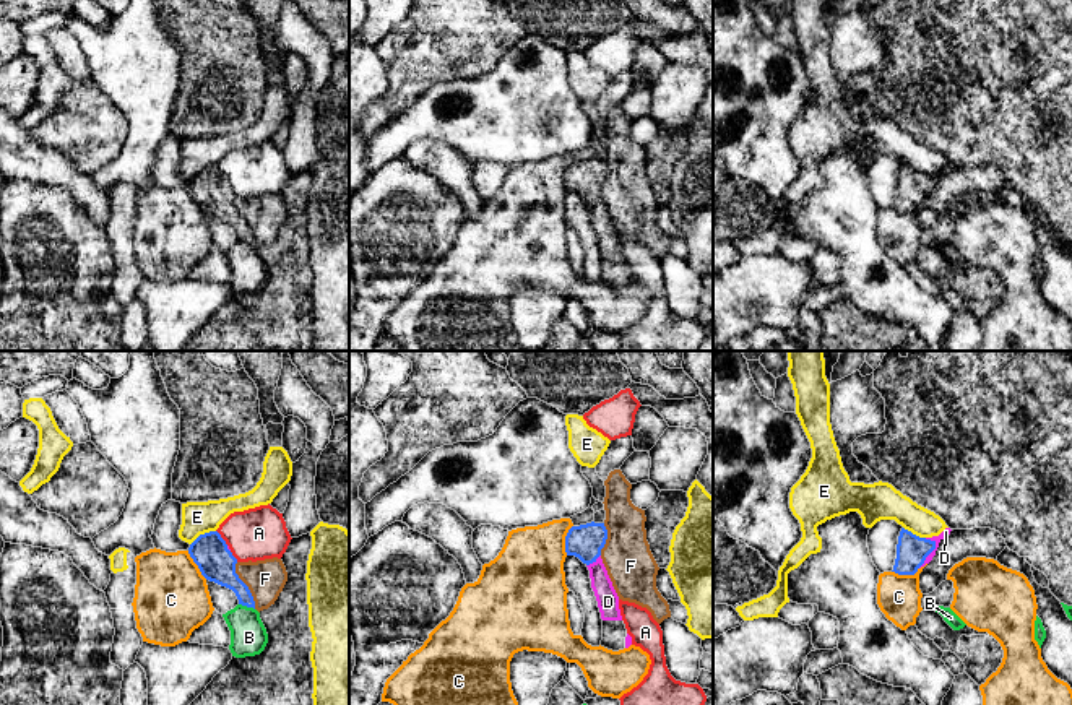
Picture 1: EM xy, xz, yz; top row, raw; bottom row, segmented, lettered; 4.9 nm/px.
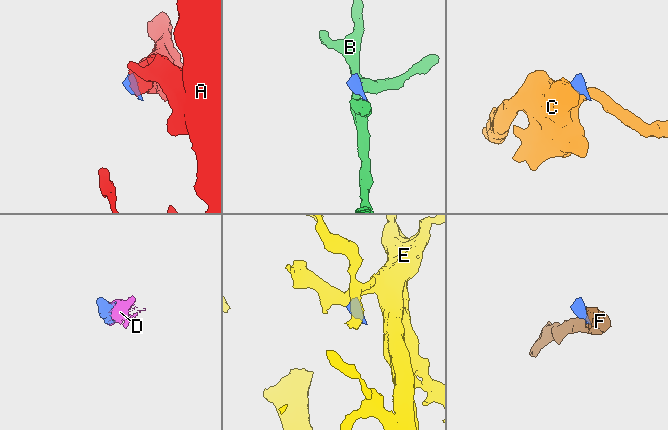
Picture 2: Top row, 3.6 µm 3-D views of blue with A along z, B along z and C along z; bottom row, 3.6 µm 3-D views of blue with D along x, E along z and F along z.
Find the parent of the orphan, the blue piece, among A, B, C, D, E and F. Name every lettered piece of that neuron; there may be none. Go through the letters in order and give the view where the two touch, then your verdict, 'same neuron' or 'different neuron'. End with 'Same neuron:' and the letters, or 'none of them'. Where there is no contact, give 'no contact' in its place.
A: xy | different neuron
B: xy | different neuron
C: xz | different neuron
D: yz | same neuron
E: xy | different neuron
F: xy | different neuron
Same neuron: D

